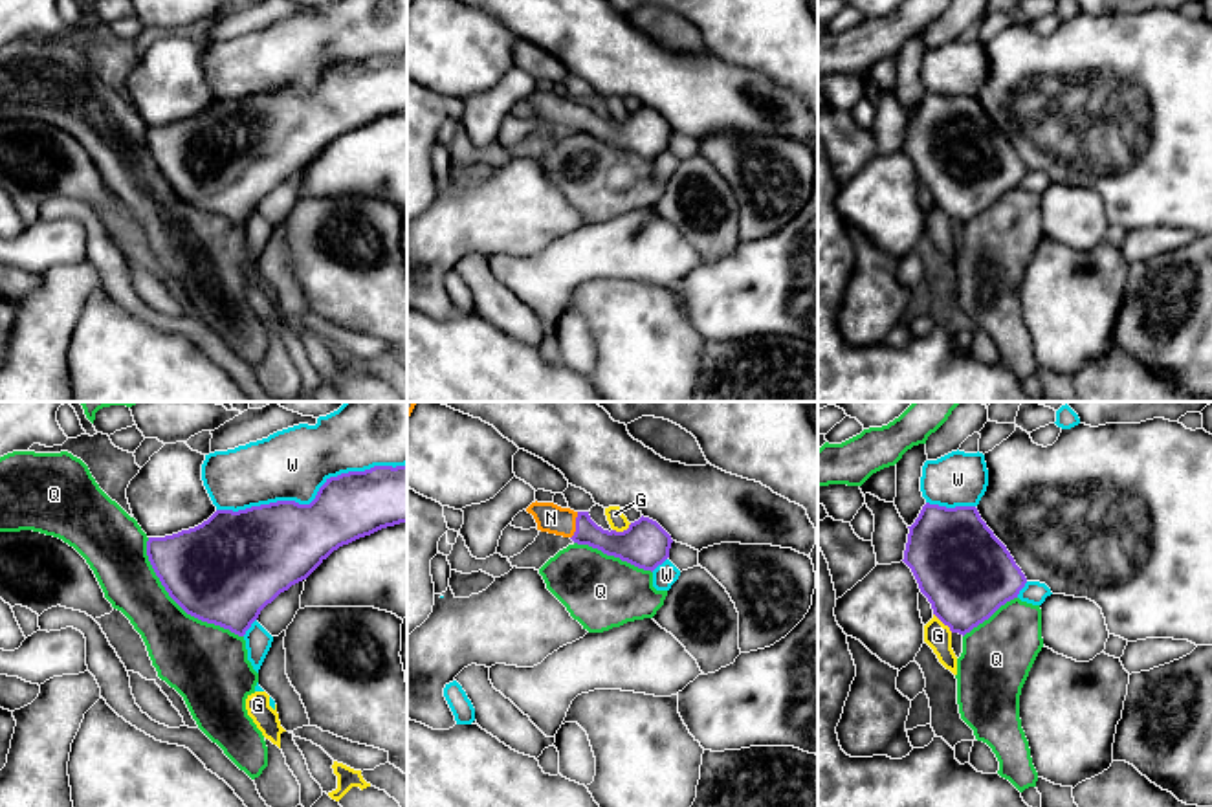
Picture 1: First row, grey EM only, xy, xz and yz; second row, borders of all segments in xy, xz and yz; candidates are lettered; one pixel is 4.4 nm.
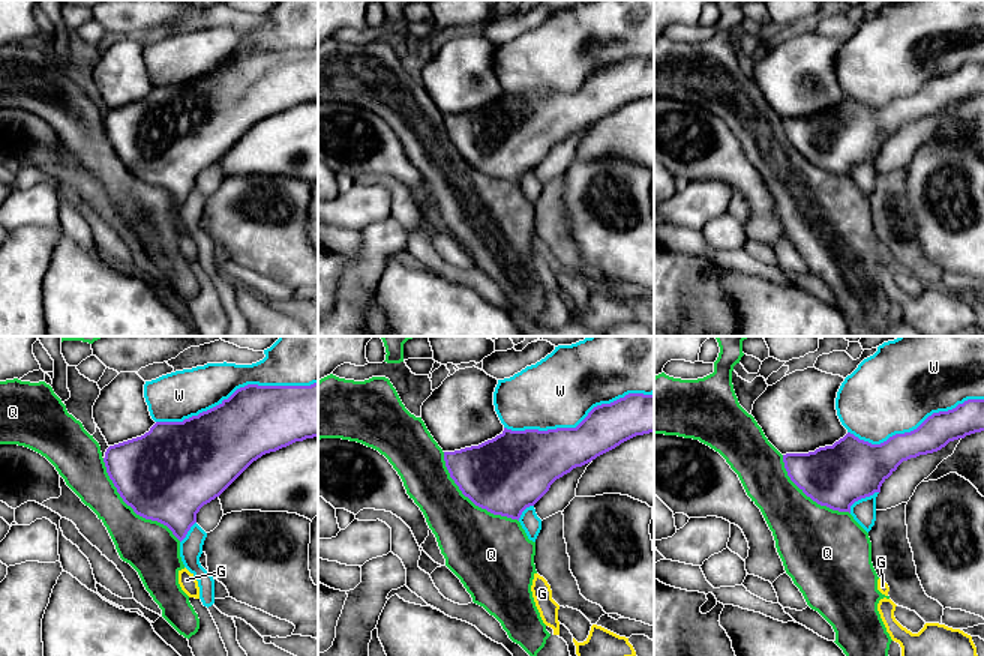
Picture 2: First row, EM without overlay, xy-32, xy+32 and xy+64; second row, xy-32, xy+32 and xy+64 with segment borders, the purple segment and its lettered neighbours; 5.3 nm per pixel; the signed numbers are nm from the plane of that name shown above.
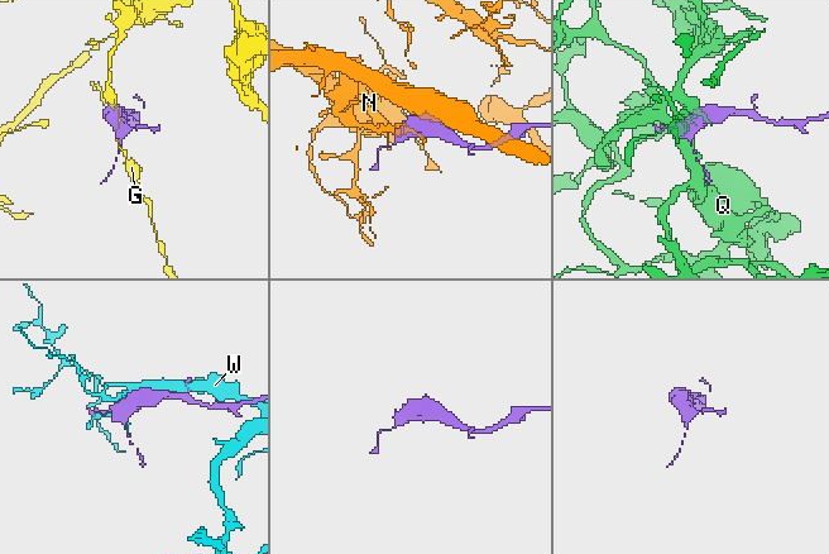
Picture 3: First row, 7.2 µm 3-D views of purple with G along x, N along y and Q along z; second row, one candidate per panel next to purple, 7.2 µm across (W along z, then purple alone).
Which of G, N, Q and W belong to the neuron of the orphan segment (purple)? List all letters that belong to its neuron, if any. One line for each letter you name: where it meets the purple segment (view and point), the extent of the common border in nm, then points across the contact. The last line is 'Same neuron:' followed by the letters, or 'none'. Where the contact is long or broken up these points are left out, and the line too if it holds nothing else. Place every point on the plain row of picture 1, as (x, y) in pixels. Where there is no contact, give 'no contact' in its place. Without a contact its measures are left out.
N: xz (576, 114) | 120 nm | across xz (629, 134), (609, 132), (576, 114), (550, 107)
Same neuron: N

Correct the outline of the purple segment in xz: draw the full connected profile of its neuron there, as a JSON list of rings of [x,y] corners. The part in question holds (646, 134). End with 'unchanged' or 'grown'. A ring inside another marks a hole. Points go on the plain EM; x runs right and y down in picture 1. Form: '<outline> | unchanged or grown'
[[[535,90],[526,101],[534,105],[537,119],[570,127],[578,134],[589,134],[644,160],[653,161],[669,147],[671,125],[644,105],[623,121],[609,121],[598,116],[589,101],[574,101],[554,92]]] | grown

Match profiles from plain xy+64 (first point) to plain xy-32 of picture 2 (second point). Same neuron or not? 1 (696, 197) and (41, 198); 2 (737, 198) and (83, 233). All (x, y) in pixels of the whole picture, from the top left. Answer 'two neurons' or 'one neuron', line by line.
1: one neuron
2: one neuron

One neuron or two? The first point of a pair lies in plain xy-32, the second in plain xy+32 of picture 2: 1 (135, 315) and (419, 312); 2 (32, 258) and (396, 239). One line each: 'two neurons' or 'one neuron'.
1: one neuron
2: one neuron

